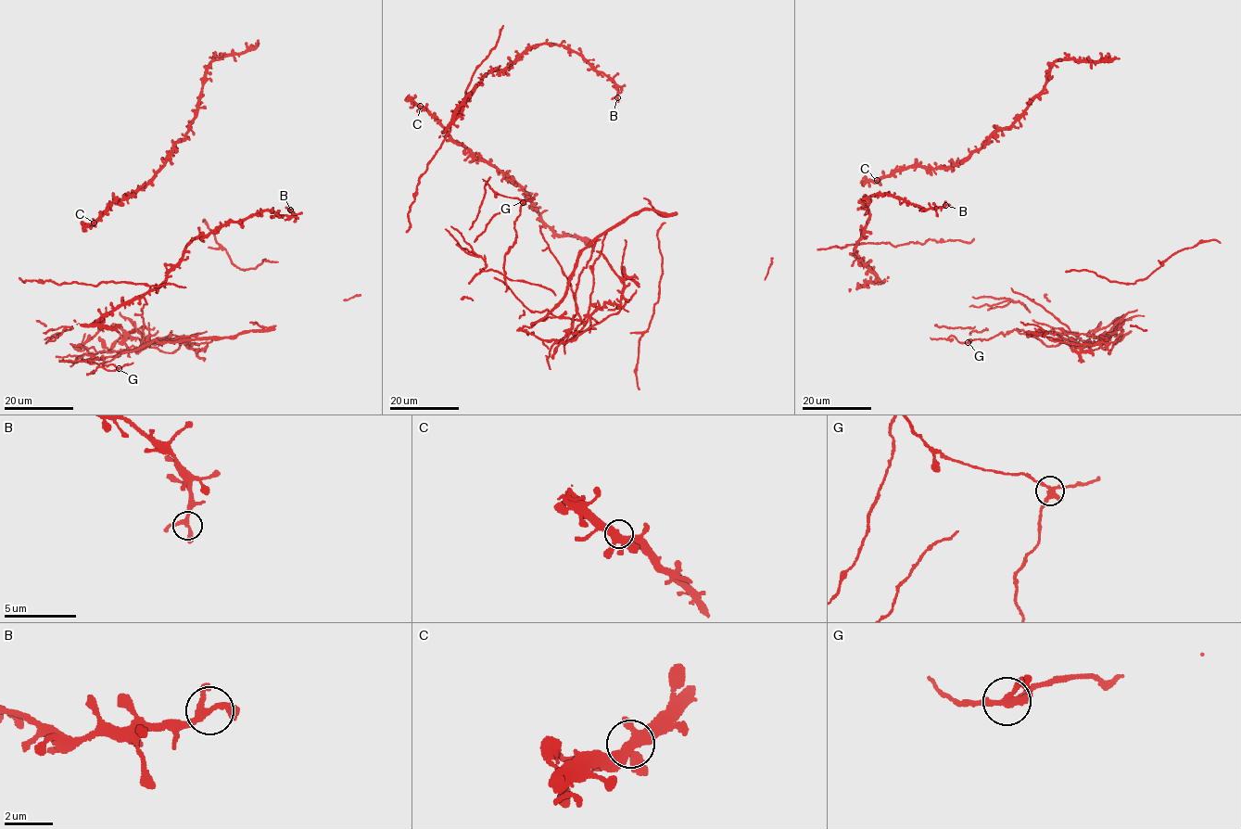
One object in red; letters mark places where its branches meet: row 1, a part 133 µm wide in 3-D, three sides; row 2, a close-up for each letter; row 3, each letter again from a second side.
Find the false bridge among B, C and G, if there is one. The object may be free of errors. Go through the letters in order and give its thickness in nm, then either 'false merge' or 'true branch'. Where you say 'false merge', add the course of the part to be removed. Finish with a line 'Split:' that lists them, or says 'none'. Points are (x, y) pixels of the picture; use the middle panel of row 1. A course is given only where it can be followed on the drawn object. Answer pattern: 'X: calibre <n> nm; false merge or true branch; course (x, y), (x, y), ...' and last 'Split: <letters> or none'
B: calibre 260 nm; true branch
C: calibre 440 nm; true branch
G: calibre 280 nm; false merge
Split: G

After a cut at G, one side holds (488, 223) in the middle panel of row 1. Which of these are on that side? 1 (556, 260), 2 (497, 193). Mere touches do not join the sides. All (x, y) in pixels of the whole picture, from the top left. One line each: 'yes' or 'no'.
1: yes
2: no

